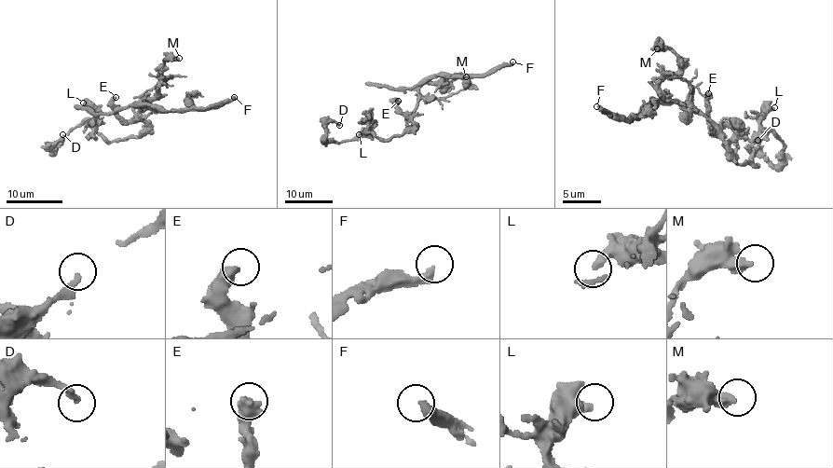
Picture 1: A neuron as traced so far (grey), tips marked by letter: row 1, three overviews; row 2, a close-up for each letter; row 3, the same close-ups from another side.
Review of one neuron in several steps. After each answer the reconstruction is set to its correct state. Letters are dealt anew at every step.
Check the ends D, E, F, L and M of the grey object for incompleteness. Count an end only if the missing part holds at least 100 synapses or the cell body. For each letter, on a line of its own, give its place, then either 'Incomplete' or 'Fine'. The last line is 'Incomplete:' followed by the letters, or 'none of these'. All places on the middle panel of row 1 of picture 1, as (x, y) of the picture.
D: Place: (339, 125). Fine
E: Place: (398, 101). Fine
F: Place: (512, 61). Incomplete
L: Place: (359, 134). Fine
M: Place: (466, 76). Fine
Incomplete: F

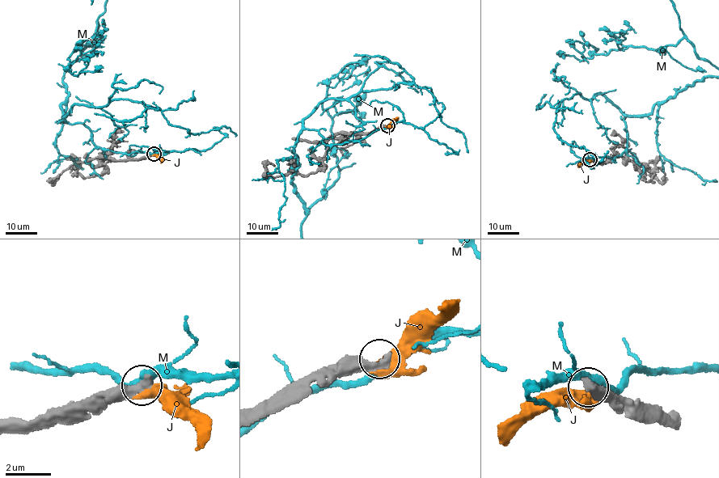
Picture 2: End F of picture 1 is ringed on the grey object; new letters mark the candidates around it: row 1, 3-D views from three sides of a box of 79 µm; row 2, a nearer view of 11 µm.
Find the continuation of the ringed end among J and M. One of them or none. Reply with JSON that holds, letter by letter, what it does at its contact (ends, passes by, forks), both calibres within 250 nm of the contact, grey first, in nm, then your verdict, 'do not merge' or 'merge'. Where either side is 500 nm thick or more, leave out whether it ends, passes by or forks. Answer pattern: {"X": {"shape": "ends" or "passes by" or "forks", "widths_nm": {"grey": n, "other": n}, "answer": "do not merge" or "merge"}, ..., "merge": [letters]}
{"J": {"widths_nm": {"grey": 550, "other": 600}, "answer": "do not merge"}, "M": {"shape": "passes by", "widths_nm": {"grey": 400, "other": 380}, "answer": "do not merge"}, "merge": []}

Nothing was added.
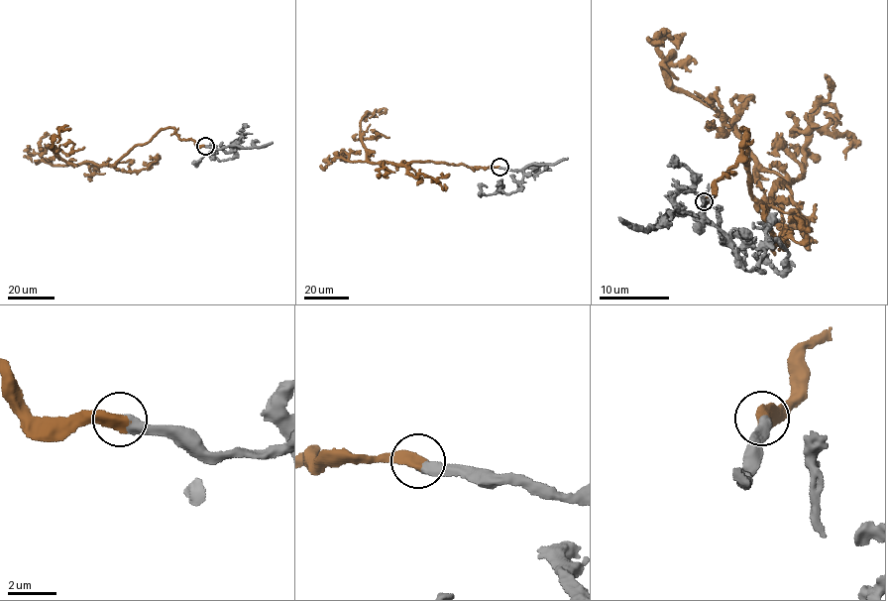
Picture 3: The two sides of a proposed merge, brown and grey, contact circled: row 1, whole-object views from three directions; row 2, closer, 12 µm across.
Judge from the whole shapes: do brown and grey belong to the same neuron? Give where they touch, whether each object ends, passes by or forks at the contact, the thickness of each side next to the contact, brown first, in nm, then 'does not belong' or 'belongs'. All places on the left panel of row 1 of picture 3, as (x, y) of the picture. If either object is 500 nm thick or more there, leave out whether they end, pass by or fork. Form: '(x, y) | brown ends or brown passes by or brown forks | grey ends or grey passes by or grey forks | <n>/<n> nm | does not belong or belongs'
(205, 146) | 500/480 nm | belongs

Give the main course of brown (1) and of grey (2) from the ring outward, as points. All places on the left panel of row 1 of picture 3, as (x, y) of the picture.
1: (205, 146), (181, 140), (167, 127), (112, 165), (74, 165), (50, 149), (59, 130), (69, 128)
2: (205, 146), (221, 149), (233, 145), (235, 155), (220, 161), (209, 152), (196, 166), (200, 158)

